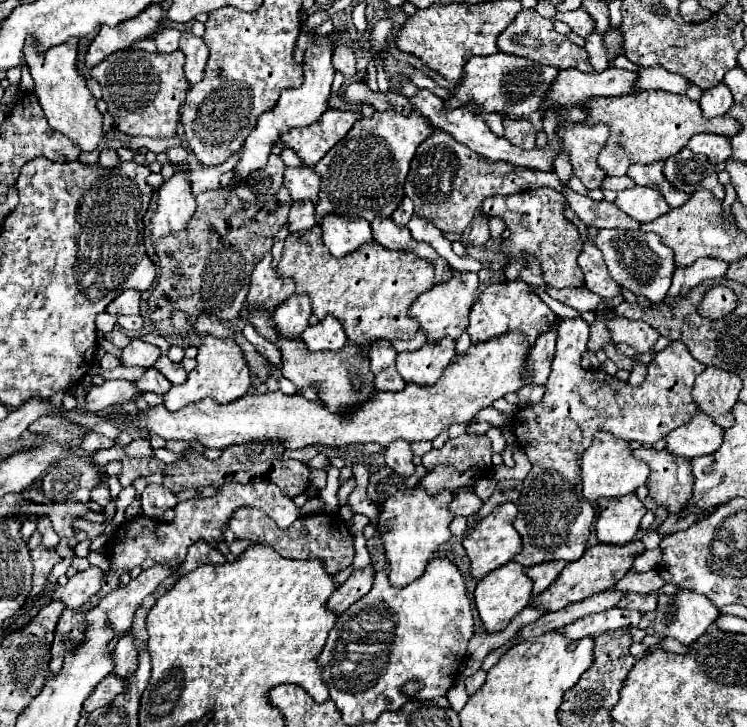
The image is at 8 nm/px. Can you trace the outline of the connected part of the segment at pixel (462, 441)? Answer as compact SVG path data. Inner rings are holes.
M463 434L459 438L449 438L443 448L433 448L423 456L423 466L431 472L439 464L451 466L459 472L477 468L483 476L493 470L491 464L491 442L483 434Z

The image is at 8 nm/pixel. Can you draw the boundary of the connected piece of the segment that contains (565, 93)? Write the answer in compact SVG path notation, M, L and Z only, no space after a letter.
M609 66L603 72L591 72L591 74L583 74L579 70L561 70L559 76L555 78L555 84L551 86L551 92L547 94L543 110L549 108L549 104L553 104L553 106L573 106L573 104L585 102L593 96L637 94L639 92L637 80L639 80L639 72L629 72L629 70L621 70L621 68L615 68L615 66Z

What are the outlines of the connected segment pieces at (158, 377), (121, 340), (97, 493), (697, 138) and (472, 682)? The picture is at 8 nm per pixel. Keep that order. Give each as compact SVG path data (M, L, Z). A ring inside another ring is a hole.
M149 368L141 380L137 380L139 384L139 392L155 392L155 394L165 394L169 388L171 388L171 382L161 374L157 372L155 368Z
M111 330L111 332L105 334L105 338L107 338L113 346L117 346L117 348L121 348L121 350L131 342L131 338L129 338L123 330Z
M97 484L97 486L91 490L91 500L97 502L101 508L105 508L105 504L109 502L109 488L105 488L103 484Z
M695 134L687 148L697 154L705 154L711 164L727 162L731 158L731 142L727 136L715 136L715 134Z
M477 670L473 676L469 676L467 680L465 680L465 686L467 686L467 694L471 696L471 694L475 694L481 686L483 686L483 682L485 682L485 670Z

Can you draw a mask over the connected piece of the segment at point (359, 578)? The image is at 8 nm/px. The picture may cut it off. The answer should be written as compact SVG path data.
M367 566L363 570L355 570L327 600L327 610L335 616L343 614L353 602L357 602L363 594L369 592L373 584L373 568Z

